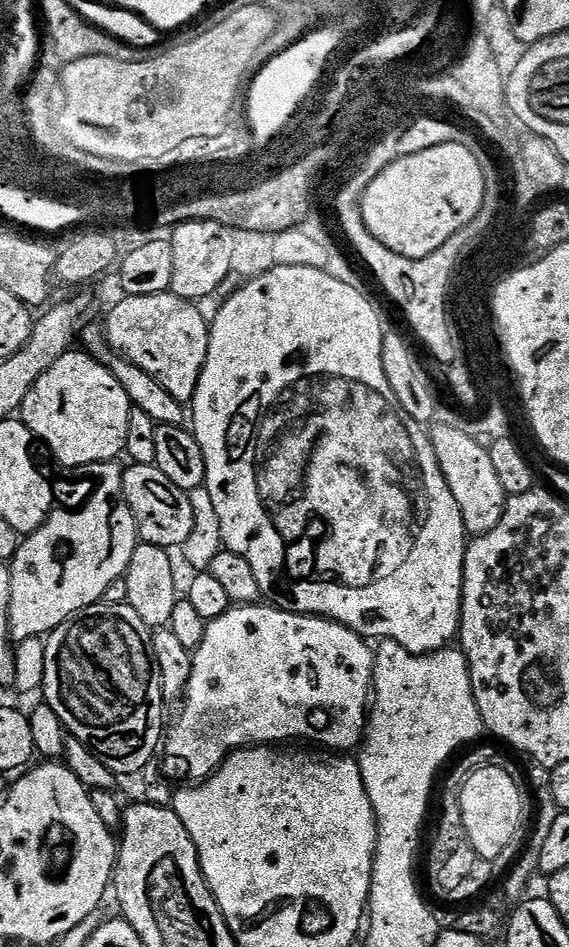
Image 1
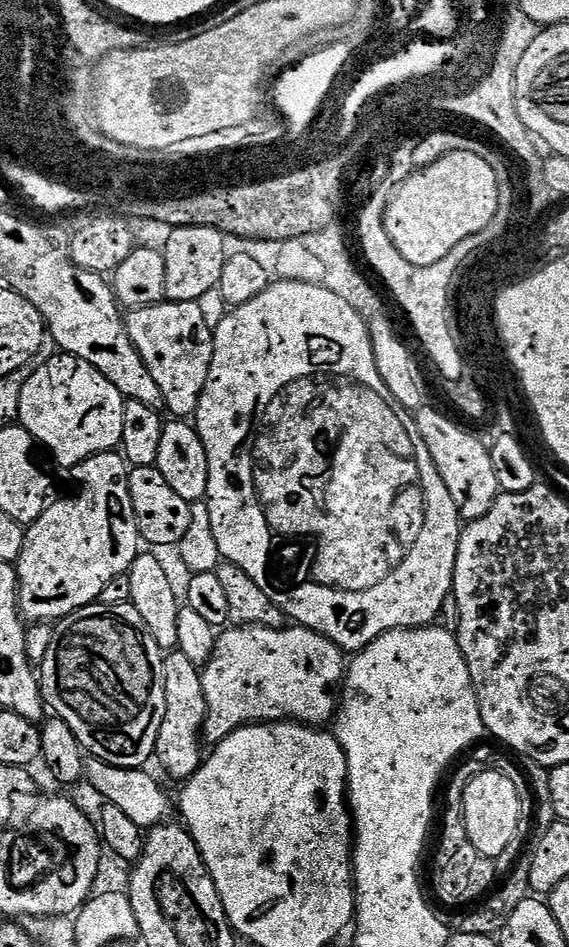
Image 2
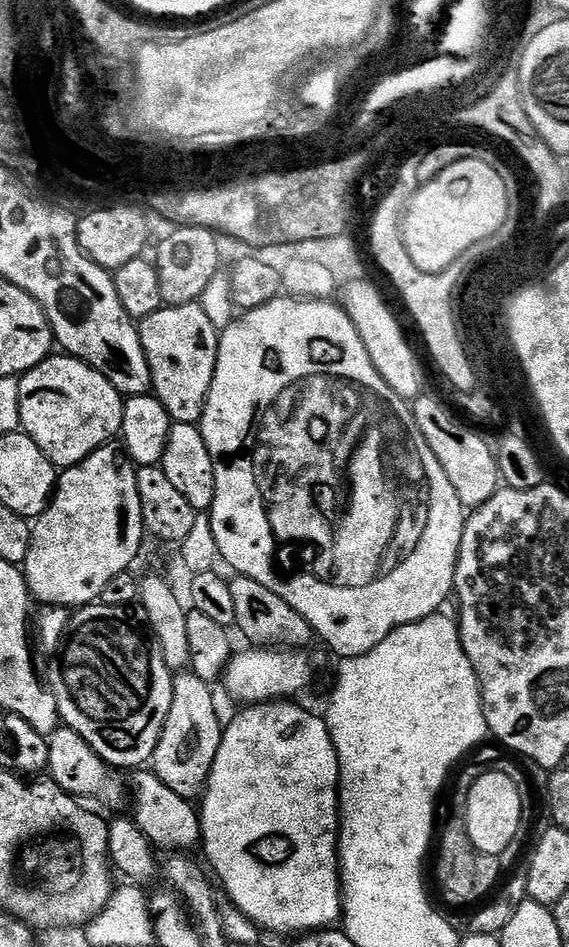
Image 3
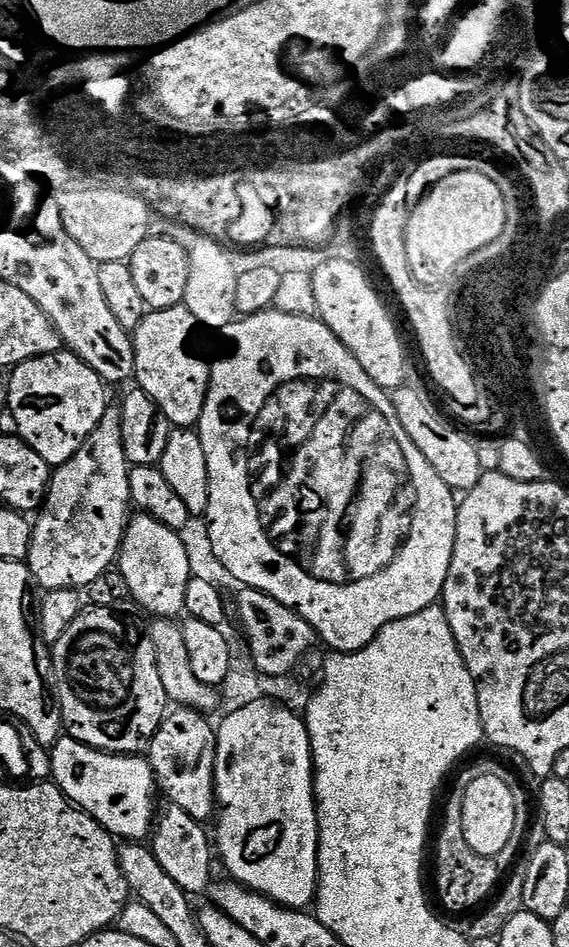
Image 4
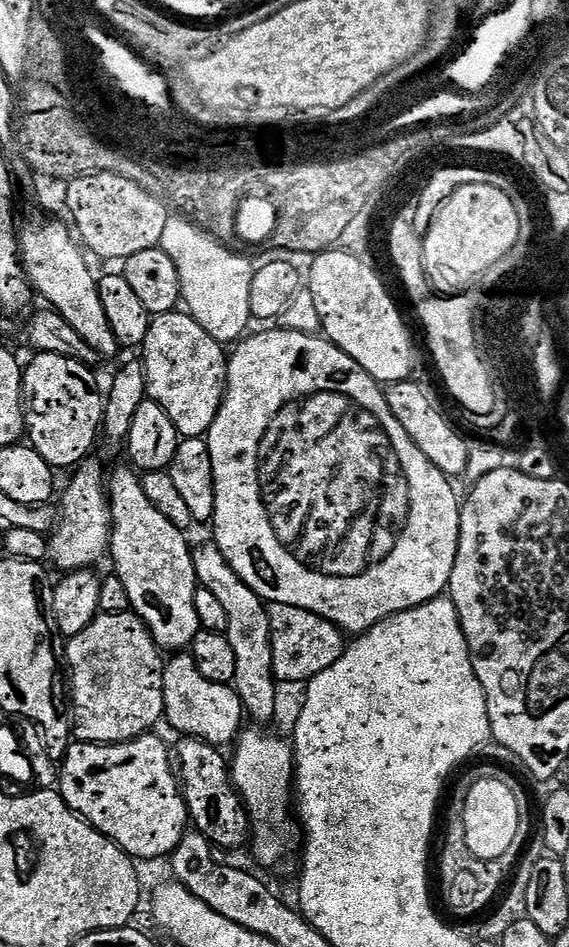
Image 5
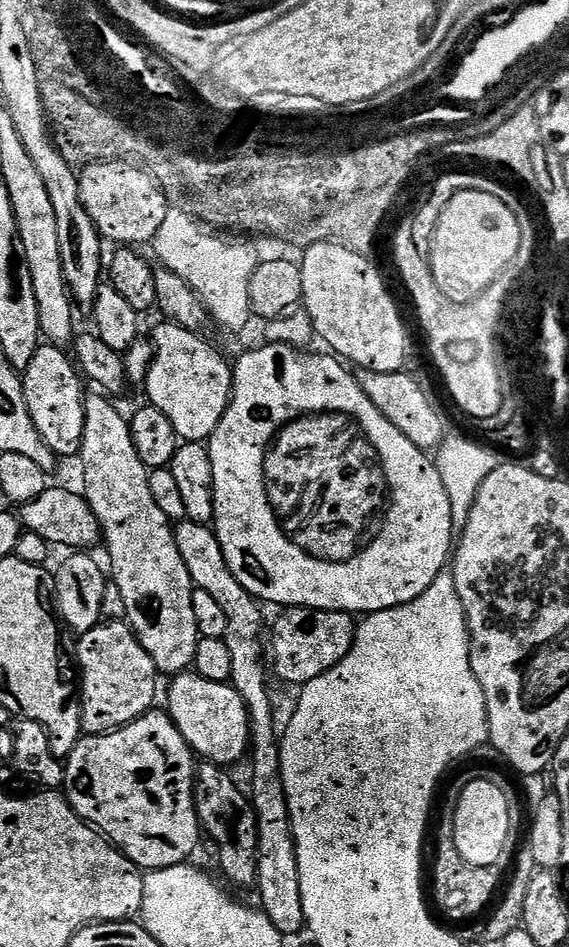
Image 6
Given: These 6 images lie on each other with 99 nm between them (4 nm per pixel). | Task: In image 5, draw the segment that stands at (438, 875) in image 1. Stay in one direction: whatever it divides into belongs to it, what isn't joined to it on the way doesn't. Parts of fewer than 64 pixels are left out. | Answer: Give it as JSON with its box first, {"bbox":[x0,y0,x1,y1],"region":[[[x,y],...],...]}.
{"bbox":[440,764,506,917],"region":[[[492,764],[470,769],[457,782],[456,793],[448,804],[448,825],[444,828],[444,849],[440,852],[440,896],[444,899],[445,906],[456,916],[477,915],[476,917],[479,917],[481,915],[479,912],[501,895],[506,884],[503,863],[500,860],[478,858],[478,854],[472,853],[470,846],[466,846],[466,826],[464,825],[464,803],[470,786],[474,786],[474,782],[479,780],[496,776],[497,772],[498,770]]]}

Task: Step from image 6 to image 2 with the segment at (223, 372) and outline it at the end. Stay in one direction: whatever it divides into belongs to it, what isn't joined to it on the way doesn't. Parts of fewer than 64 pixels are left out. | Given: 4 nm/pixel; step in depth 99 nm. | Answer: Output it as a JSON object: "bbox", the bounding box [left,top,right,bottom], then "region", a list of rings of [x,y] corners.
{"bbox":[126,300,214,417],"region":[[[168,300],[149,308],[134,308],[127,313],[126,327],[132,345],[138,350],[142,362],[146,362],[154,382],[158,382],[158,390],[162,390],[163,405],[173,412],[173,417],[195,417],[212,361],[214,331],[206,318],[202,318],[199,303]]]}

